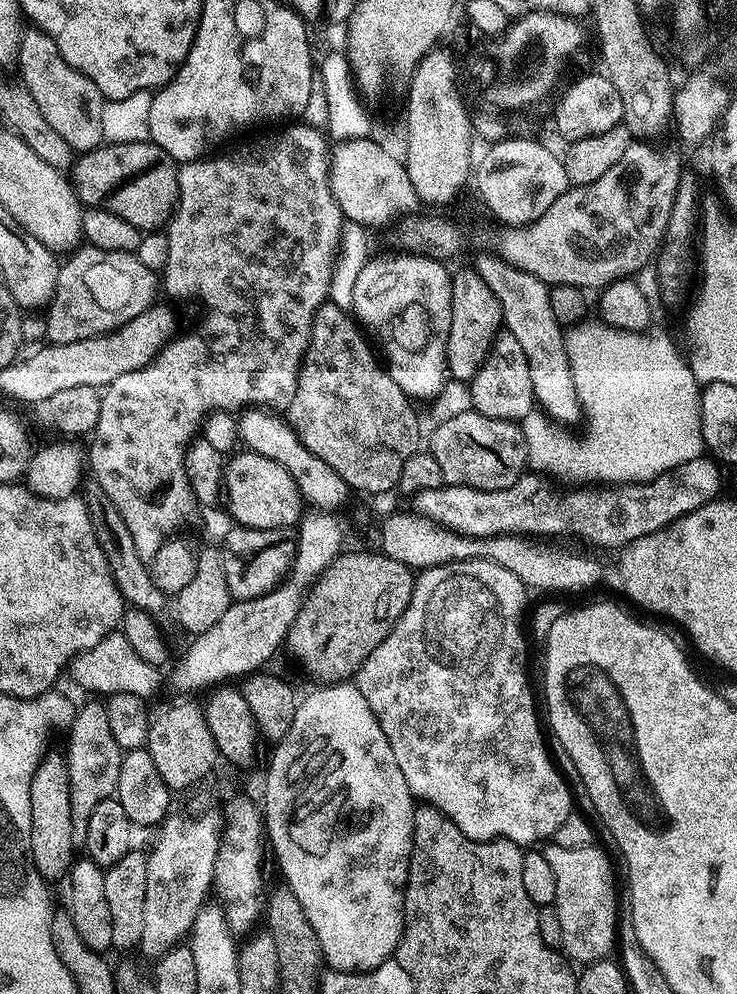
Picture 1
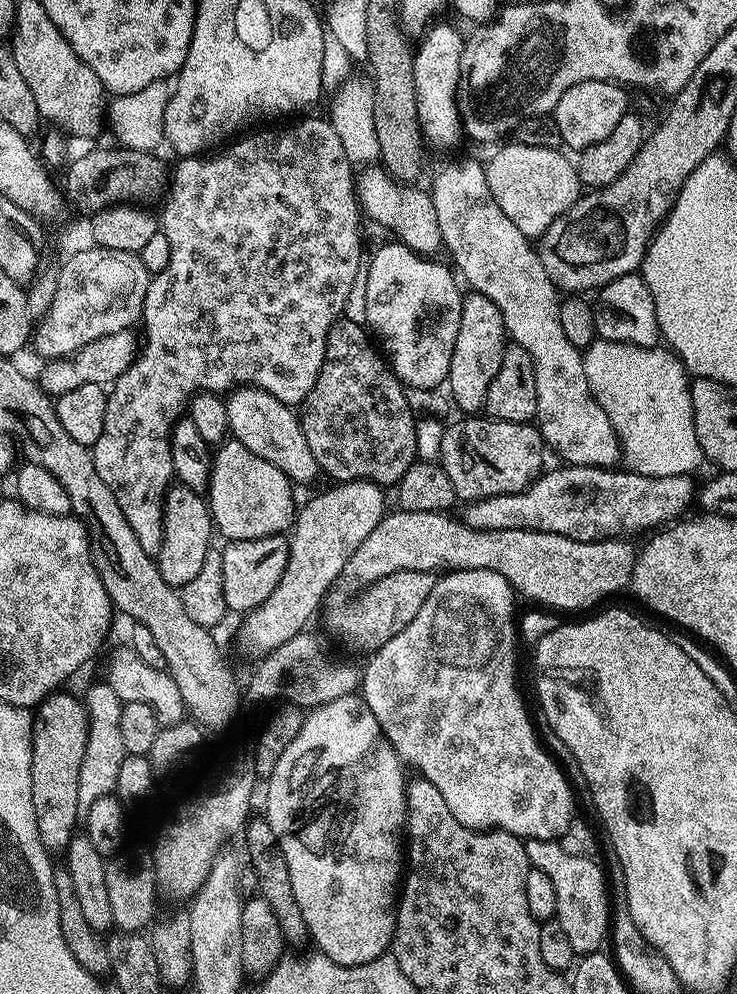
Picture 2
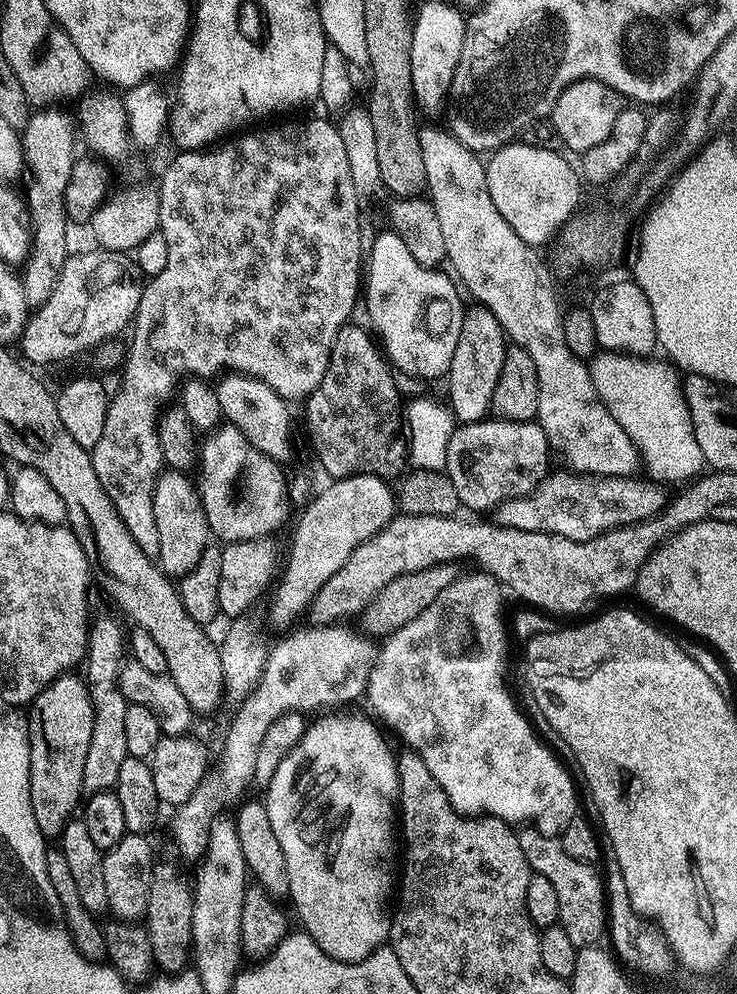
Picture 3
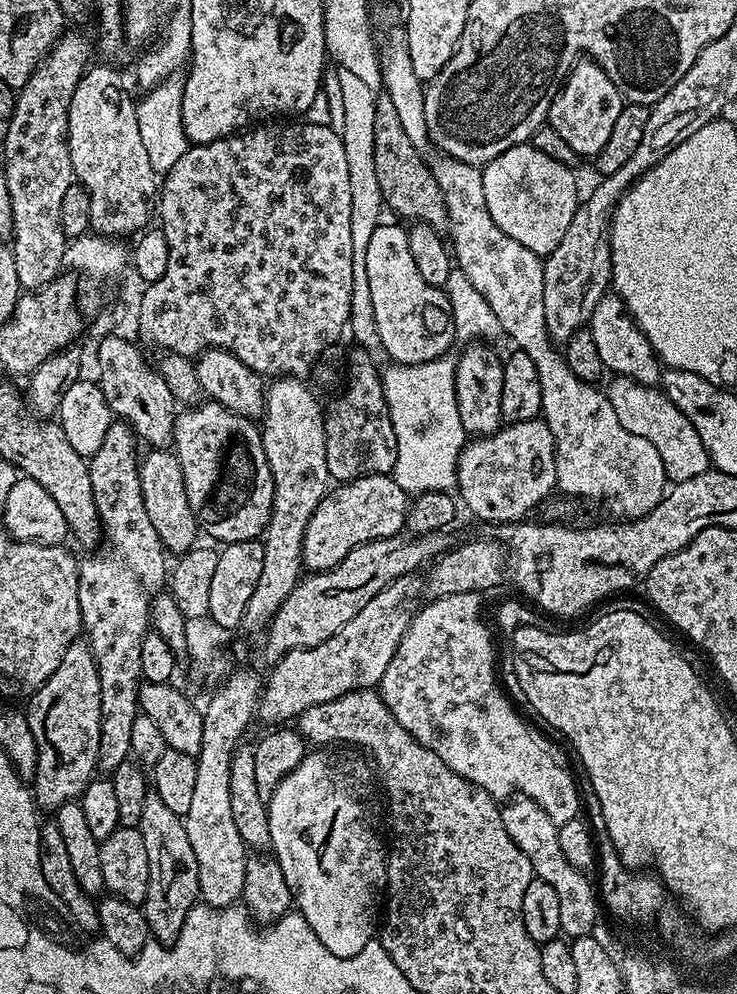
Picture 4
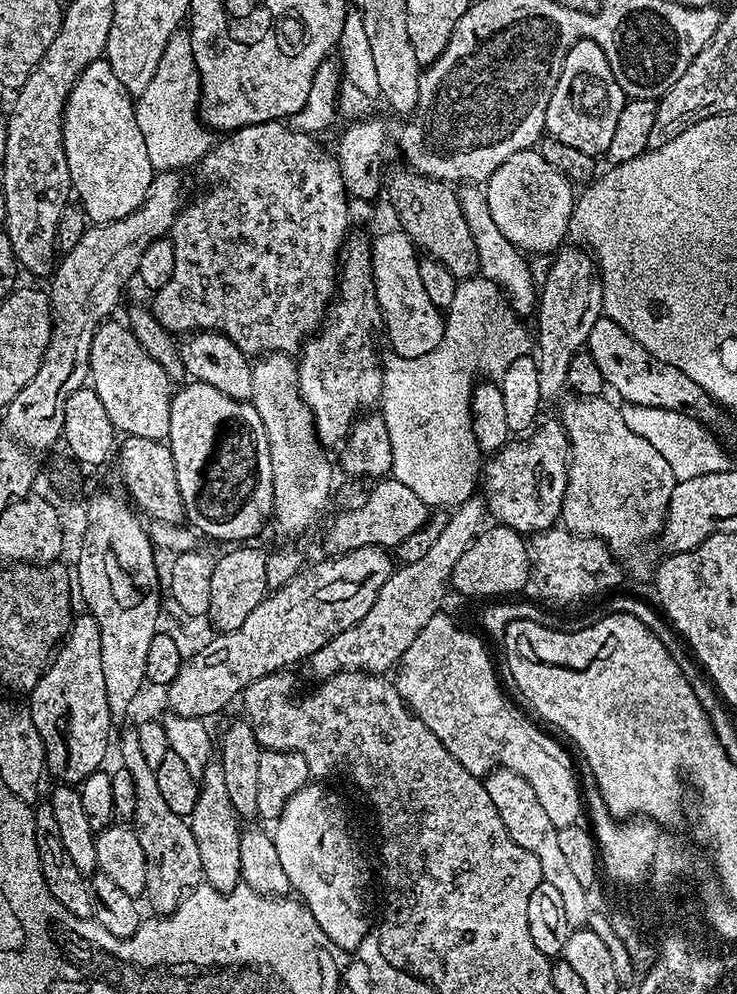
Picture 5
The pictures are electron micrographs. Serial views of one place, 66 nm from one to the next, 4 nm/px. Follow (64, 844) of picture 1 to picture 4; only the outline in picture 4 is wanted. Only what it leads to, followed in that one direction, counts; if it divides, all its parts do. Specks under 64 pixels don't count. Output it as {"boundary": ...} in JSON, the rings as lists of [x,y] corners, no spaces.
{"boundary":[[[77,642],[66,650],[58,670],[33,695],[27,697],[26,715],[37,743],[36,773],[30,791],[37,809],[55,813],[64,804],[79,801],[80,795],[98,772],[98,742],[102,722],[102,698],[98,666],[87,643]]]}

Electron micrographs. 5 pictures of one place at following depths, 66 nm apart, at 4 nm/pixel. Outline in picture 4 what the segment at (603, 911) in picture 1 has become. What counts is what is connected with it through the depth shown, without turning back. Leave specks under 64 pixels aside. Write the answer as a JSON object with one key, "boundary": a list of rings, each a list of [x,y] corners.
{"boundary":[[[522,795],[509,799],[501,807],[500,813],[502,826],[506,826],[506,834],[510,834],[514,846],[518,846],[518,850],[522,850],[522,854],[530,858],[535,879],[554,886],[554,891],[558,893],[558,907],[562,917],[561,933],[568,938],[592,935],[598,923],[597,889],[593,881],[592,884],[588,881],[589,877],[585,873],[579,872],[574,866],[570,866],[570,862],[566,862],[566,854],[562,854],[562,846],[558,846],[558,826],[550,818],[550,814],[546,814],[546,810],[538,806],[538,802]]]}

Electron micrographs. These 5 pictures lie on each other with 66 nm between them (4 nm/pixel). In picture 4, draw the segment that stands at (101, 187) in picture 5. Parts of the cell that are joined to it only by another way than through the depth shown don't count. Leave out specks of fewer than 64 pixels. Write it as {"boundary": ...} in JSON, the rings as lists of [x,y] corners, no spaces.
{"boundary":[[[100,64],[89,67],[88,71],[84,73],[84,77],[76,84],[74,90],[74,98],[70,98],[70,110],[68,111],[68,145],[70,146],[70,158],[74,162],[78,162],[74,168],[74,176],[80,184],[88,191],[90,212],[89,222],[91,224],[91,231],[98,236],[110,236],[113,238],[128,238],[124,236],[135,237],[137,234],[145,231],[149,227],[150,221],[154,216],[154,201],[158,196],[158,173],[154,166],[150,164],[149,155],[146,154],[145,144],[142,142],[141,131],[139,130],[138,114],[136,113],[137,101],[131,100],[120,87],[124,84],[124,80],[112,68],[107,68],[106,65]]]}

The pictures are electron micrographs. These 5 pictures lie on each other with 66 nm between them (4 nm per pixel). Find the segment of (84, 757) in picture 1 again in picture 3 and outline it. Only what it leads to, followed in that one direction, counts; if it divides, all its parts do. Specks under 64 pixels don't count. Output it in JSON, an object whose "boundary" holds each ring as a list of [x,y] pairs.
{"boundary":[[[100,616],[91,621],[88,629],[86,665],[88,693],[94,706],[94,734],[90,734],[90,751],[86,753],[86,766],[82,782],[89,793],[115,789],[118,769],[129,756],[126,750],[126,710],[129,703],[120,689],[120,669],[126,663],[126,628],[112,616]]]}

